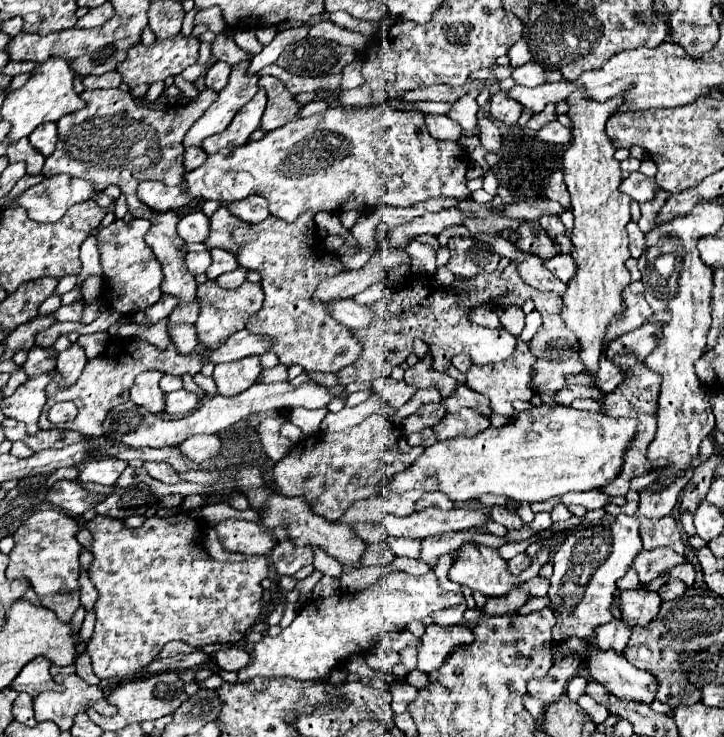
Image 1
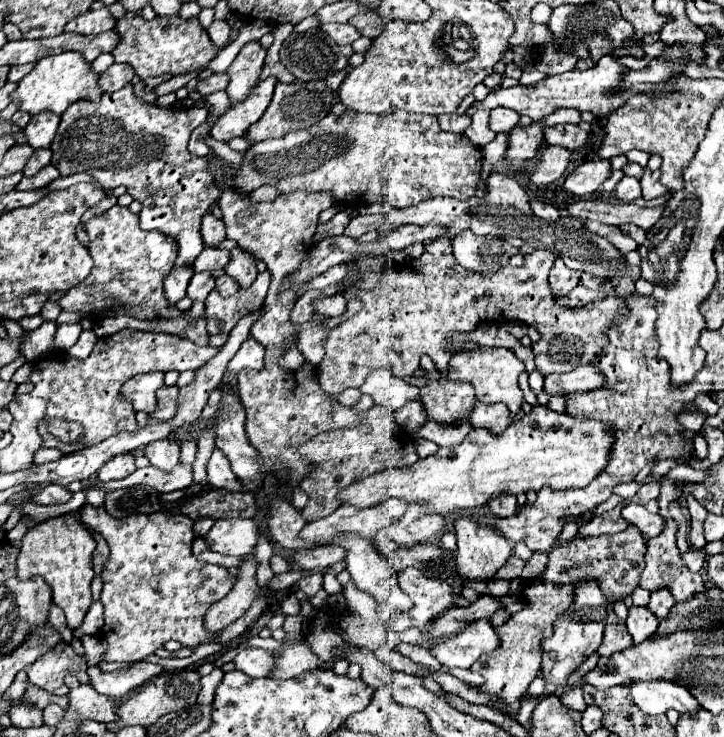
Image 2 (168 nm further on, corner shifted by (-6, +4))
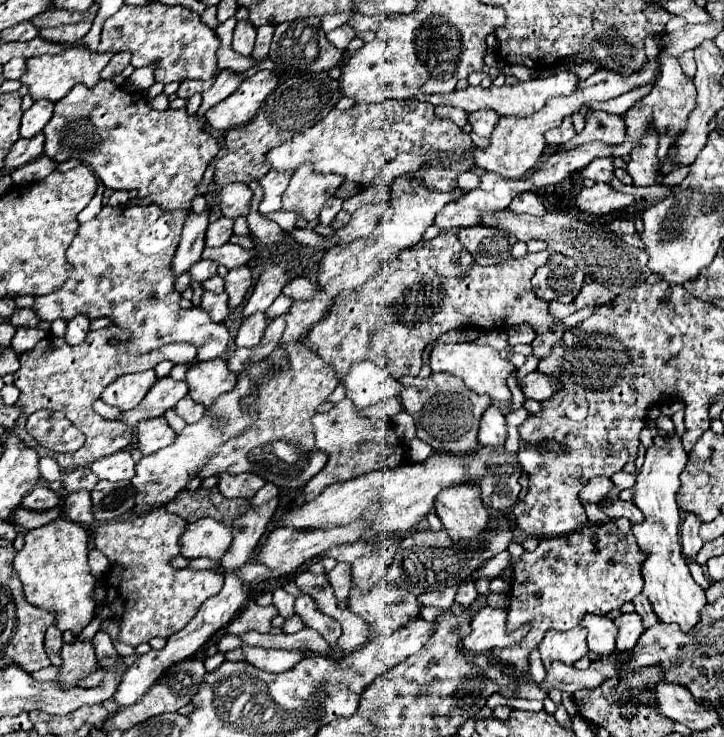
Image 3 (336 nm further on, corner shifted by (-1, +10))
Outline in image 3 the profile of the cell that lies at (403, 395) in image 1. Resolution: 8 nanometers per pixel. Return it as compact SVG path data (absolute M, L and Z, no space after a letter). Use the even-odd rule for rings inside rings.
M369 361L355 363L345 375L343 385L347 389L347 399L351 399L357 409L365 409L389 397L397 397L403 389L403 385L393 379L387 369Z

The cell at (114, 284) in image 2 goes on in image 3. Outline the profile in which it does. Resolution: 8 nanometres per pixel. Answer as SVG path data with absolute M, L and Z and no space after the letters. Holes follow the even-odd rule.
M105 205L95 219L79 225L67 249L75 269L65 285L55 293L37 297L33 309L43 321L71 321L75 315L85 315L89 321L109 317L115 325L131 331L129 353L149 353L167 343L189 341L197 345L199 361L221 357L229 341L227 327L213 323L201 307L179 307L181 295L175 289L171 259L181 239L185 215L185 211L163 213L157 205Z

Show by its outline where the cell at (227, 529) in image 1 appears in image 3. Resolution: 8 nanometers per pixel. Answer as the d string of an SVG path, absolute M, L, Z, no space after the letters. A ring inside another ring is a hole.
M211 517L189 523L181 535L181 555L221 559L233 541L233 527Z

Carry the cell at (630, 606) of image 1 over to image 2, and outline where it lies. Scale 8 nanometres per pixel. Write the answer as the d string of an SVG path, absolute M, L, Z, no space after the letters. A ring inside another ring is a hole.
M632 607L628 611L626 627L632 635L632 645L640 645L654 635L654 631L658 629L658 619L654 619L654 615L646 611L646 607Z

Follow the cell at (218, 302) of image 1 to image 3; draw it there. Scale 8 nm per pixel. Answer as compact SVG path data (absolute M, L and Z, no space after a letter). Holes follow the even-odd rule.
M203 291L203 297L201 297L201 309L205 309L209 313L209 317L215 321L215 323L223 323L229 315L229 305L227 305L227 295L221 293L209 293L209 291Z

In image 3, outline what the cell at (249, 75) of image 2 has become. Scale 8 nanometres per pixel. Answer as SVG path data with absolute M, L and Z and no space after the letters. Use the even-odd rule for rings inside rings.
M239 21L233 33L233 51L239 55L249 55L255 43L255 27L249 21Z

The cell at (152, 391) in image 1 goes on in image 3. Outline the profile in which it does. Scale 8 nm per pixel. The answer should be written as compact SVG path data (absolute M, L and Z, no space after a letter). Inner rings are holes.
M147 369L141 373L129 373L115 379L101 393L101 399L113 407L119 407L121 411L129 411L129 409L135 409L143 401L143 397L147 395L147 391L151 389L155 381L157 377L153 369Z

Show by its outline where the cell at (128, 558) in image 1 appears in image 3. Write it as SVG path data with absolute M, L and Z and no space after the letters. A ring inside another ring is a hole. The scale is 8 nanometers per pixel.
M77 491L63 499L63 511L71 521L77 521L95 531L95 547L109 559L109 597L105 605L119 623L119 641L127 645L141 645L153 637L171 637L181 631L197 613L199 605L217 595L223 585L223 575L205 569L175 569L171 559L181 553L181 533L187 521L171 515L165 507L155 507L145 515L131 515L123 521L97 523L89 491Z

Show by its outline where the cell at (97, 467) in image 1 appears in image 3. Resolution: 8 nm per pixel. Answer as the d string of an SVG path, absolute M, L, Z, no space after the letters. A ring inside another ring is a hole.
M129 449L117 451L109 457L103 457L101 461L95 461L91 465L91 471L99 477L99 479L107 479L107 481L127 481L135 475L135 461L129 453Z

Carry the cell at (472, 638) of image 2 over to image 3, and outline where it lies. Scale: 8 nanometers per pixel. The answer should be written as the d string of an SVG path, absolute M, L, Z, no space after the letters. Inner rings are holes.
M489 605L481 607L471 619L471 633L463 639L463 649L469 653L485 653L495 647L513 647L529 631L529 625L519 627L517 631L507 631L505 627L507 611L493 609Z

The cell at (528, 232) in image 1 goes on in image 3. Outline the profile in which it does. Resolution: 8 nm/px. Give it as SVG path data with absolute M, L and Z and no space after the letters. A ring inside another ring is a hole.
M439 233L435 239L421 241L413 249L403 249L397 257L385 261L385 265L381 265L381 269L373 277L369 277L365 285L361 285L361 291L359 289L341 291L341 295L337 295L331 313L307 333L307 341L317 347L315 353L329 367L333 367L339 379L343 379L345 373L349 373L351 365L357 361L373 361L379 367L387 367L395 379L413 375L413 345L427 345L439 335L461 327L495 329L499 325L527 323L537 333L535 343L531 343L533 355L537 359L549 357L549 353L553 353L553 345L561 339L561 333L565 333L567 325L563 325L561 319L549 313L549 303L539 301L539 297L533 293L531 287L533 273L537 271L537 267L545 265L547 259L549 251L539 251L539 253L527 253L521 259L509 257L497 265L483 267L477 265L473 257L469 257L469 251L459 243L455 233Z

